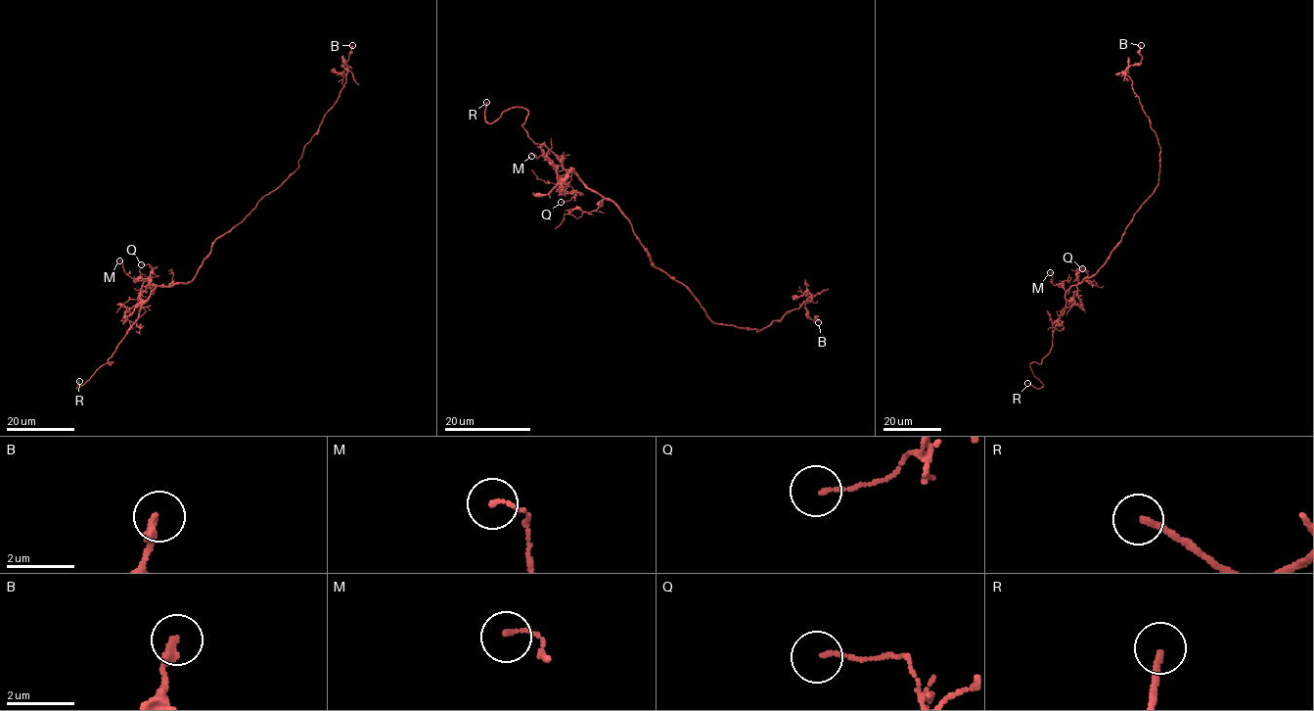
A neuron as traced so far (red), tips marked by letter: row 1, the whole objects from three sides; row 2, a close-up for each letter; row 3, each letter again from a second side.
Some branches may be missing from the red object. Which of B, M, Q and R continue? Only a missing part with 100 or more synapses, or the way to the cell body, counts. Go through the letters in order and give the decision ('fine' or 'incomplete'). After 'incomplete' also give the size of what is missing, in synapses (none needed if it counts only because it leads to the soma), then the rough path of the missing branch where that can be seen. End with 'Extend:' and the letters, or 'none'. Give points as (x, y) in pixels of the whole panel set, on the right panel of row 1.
B: fine
M: fine
Q: fine
R: incomplete
Extend: R

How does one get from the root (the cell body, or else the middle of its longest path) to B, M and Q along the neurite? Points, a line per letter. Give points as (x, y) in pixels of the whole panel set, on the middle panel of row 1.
B: (653, 263), (683, 283), (714, 323), (759, 331), (808, 302), (812, 295), (804, 308), (809, 318), (818, 322)
M: (653, 263), (631, 222), (611, 201), (592, 191), (571, 170), (555, 165), (544, 156), (531, 156)
Q: (653, 263), (624, 215), (611, 201), (591, 191), (573, 170), (561, 185), (562, 191), (574, 196), (561, 202)

